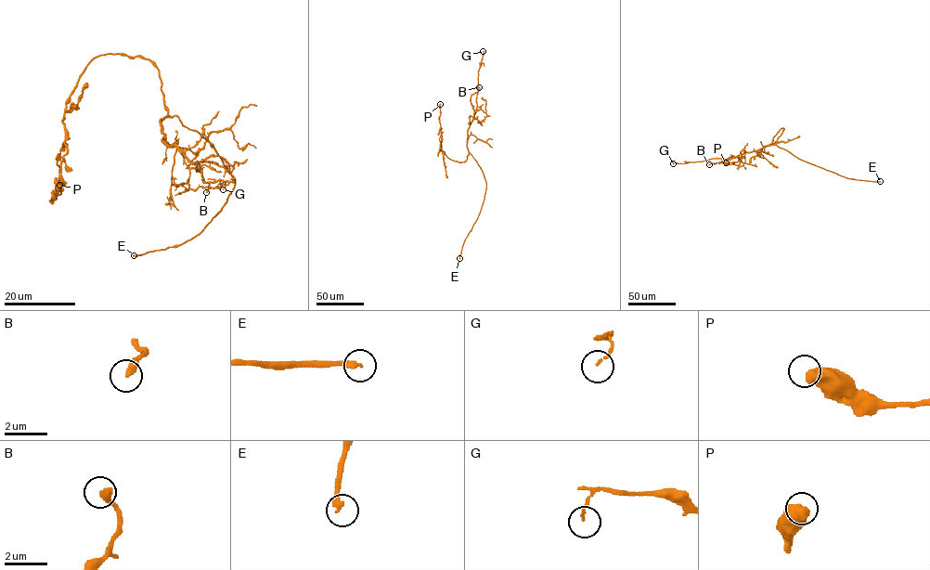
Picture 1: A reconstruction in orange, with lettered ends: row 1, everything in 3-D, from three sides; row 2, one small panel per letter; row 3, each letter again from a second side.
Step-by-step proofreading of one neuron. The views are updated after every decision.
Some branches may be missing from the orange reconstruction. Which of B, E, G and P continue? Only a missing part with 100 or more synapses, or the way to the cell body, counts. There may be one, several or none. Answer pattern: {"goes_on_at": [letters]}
{"goes_on_at": ["E"]}

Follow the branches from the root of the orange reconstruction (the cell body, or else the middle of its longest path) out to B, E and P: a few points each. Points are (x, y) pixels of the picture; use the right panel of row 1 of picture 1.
B: (779, 148), (776, 144), (765, 146), (745, 152), (737, 161), (709, 164)
E: (779, 148), (846, 178), (880, 181)
P: (779, 148), (775, 144), (782, 128), (771, 143), (751, 158), (748, 163), (726, 162)

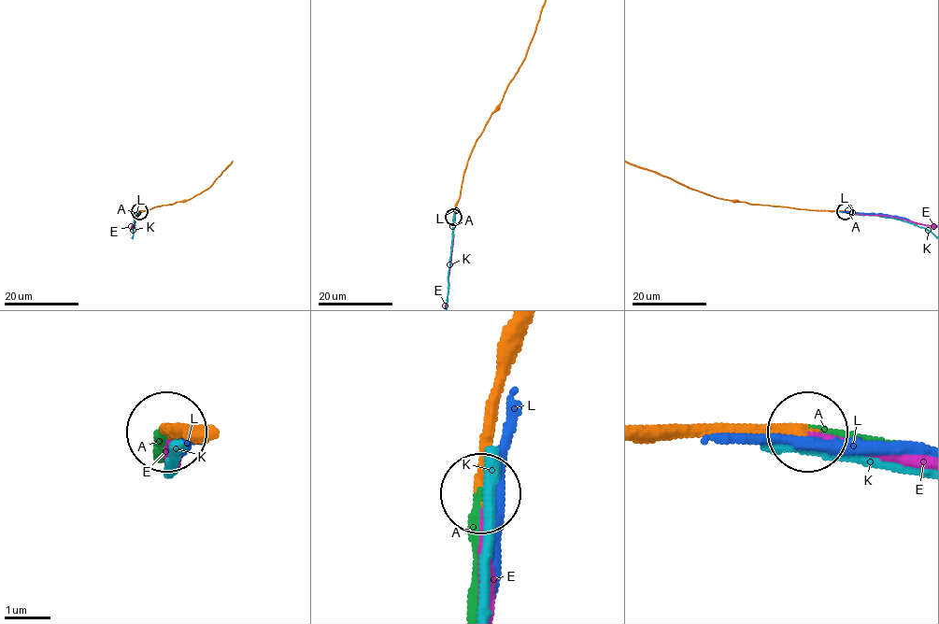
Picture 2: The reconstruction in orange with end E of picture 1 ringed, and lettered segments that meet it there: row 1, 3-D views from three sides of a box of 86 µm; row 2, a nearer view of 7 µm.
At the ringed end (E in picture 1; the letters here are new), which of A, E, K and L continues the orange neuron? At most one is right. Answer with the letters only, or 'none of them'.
A

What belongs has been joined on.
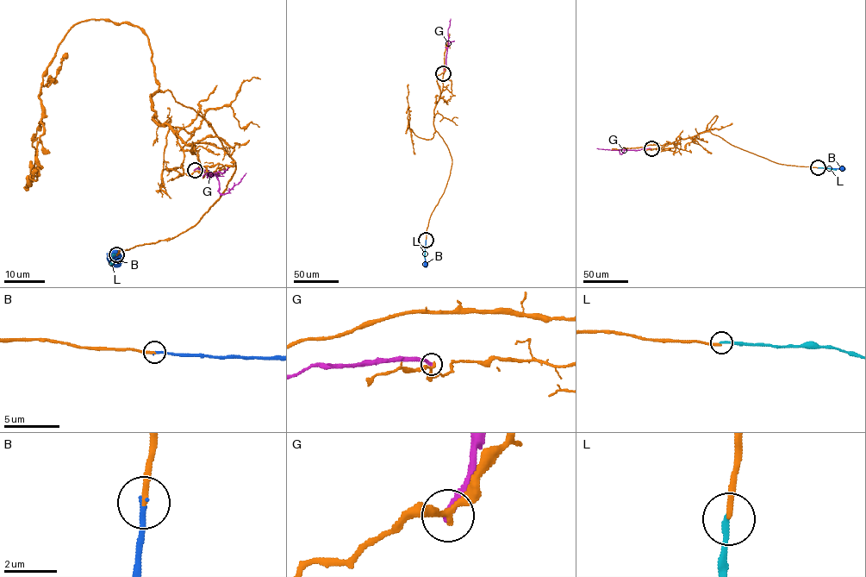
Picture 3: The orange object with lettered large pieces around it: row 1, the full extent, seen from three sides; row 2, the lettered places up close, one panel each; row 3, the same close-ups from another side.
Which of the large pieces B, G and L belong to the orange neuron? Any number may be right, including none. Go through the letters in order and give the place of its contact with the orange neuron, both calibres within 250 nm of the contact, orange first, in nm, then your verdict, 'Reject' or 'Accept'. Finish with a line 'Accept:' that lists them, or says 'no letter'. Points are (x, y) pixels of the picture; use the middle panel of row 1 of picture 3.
B: Touches orange at (426, 240). Thickness 240 nm (orange) against 200 nm. Accept
G: Touches orange at (443, 73). Thickness 200 nm (orange) against 320 nm. Reject
L: Touches orange at (426, 240). Thickness 220 nm (orange) against 240 nm. Reject
Accept: B

